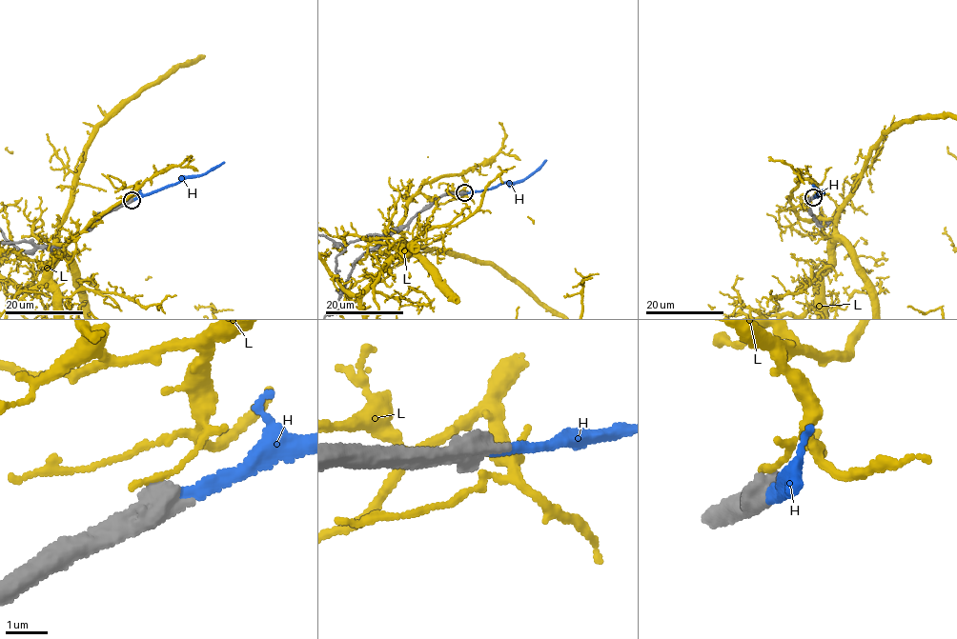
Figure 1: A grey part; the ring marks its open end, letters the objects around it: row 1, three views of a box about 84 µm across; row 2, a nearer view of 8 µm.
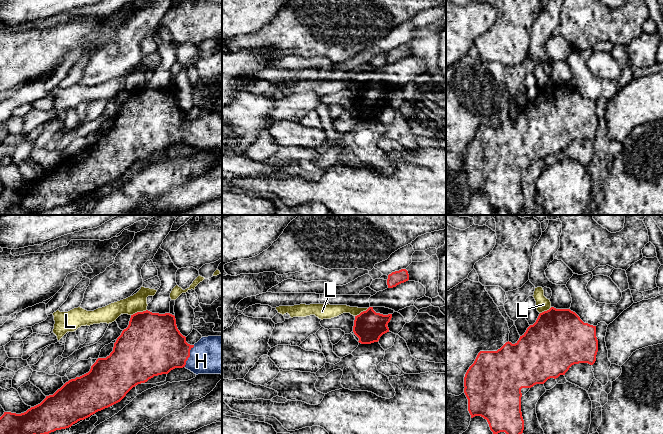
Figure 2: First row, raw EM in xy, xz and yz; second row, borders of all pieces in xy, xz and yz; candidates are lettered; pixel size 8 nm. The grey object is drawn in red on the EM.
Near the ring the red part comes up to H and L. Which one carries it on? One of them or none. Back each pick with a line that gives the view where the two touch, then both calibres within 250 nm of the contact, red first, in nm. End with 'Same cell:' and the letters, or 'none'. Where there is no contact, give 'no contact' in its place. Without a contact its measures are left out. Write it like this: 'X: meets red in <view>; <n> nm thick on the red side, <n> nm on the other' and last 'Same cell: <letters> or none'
H: meets red in xy; 400 nm thick on the red side, 300 nm on the other
Same cell: H

